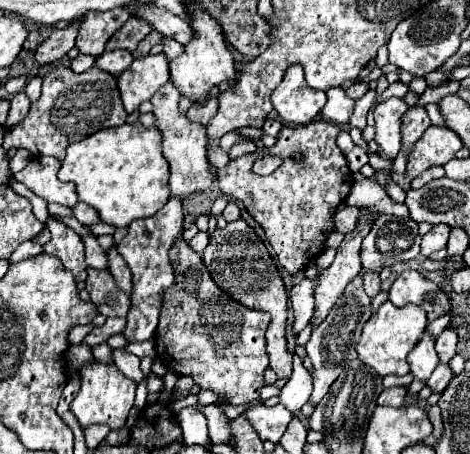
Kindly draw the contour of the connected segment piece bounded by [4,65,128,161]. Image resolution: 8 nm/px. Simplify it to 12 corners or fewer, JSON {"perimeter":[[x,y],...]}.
{"perimeter":[[56,67],[4,149],[62,161],[126,123],[112,73]]}

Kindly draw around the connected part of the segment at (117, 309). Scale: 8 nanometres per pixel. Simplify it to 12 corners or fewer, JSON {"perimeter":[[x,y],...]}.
{"perimeter":[[88,269],[86,291],[104,317],[126,317],[130,301],[108,271]]}

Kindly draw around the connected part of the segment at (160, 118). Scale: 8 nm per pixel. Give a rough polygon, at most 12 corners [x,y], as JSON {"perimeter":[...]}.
{"perimeter":[[168,81],[150,99],[170,195],[208,189],[206,127],[178,111]]}

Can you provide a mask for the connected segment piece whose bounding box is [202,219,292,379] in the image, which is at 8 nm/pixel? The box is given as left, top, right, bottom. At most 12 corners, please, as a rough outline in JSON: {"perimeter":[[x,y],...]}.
{"perimeter":[[244,221],[202,253],[216,285],[268,311],[270,367],[292,377],[290,297],[262,239]]}

